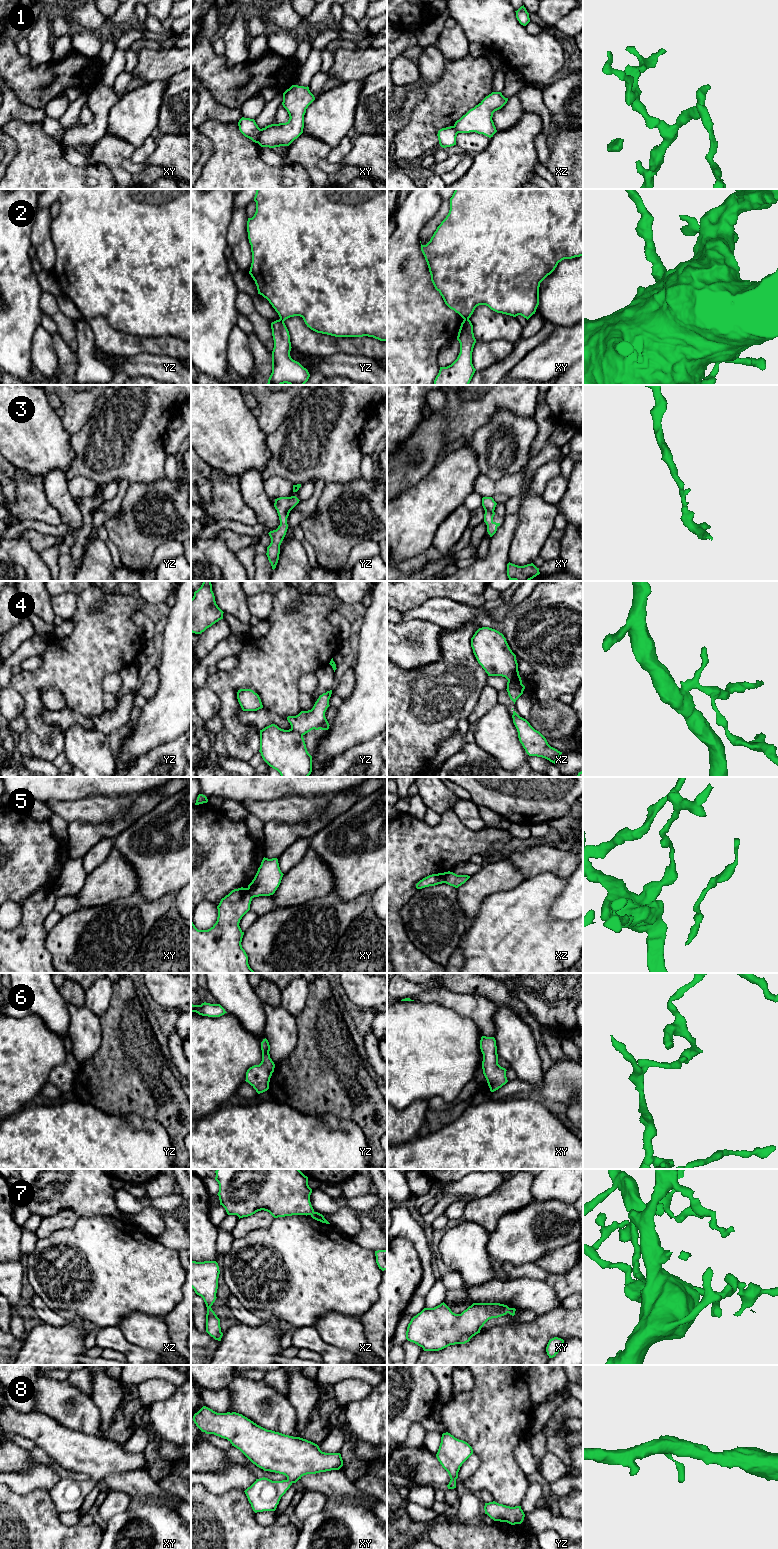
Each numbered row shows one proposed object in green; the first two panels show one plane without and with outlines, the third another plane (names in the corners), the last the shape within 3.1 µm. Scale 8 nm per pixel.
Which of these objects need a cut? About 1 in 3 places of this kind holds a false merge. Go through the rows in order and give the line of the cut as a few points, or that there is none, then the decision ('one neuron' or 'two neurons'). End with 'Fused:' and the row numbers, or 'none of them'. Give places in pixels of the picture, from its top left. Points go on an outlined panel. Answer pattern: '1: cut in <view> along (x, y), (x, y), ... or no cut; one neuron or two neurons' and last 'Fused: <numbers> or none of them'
1: cut in xy along (260, 129), (258, 143); two neurons
2: cut in xy along (464, 318), (468, 319); two neurons
3: no cut; one neuron
4: cut in xz along (521, 683), (507, 687); two neurons
5: cut in xz along (447, 872), (444, 882); two neurons
6: no cut; one neuron
7: no cut; one neuron
8: no cut; one neuron
Fused: 1, 2, 4, 5

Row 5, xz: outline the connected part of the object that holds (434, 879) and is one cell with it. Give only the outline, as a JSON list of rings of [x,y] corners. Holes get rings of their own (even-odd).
[[[447,872],[429,875],[423,878],[422,880],[420,880],[416,884],[416,888],[422,889],[425,887],[435,886],[438,884],[445,883],[446,875],[447,875]]]

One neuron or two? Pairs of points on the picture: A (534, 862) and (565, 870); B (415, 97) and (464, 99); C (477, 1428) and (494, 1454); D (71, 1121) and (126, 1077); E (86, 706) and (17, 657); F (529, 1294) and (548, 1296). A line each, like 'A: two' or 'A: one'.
A: one
B: two
C: one
D: two
E: two
F: one

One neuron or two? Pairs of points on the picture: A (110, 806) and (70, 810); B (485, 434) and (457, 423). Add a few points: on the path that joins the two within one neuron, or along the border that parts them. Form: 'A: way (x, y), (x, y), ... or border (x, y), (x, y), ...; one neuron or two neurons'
A: way (100, 809), (80, 810); one neuron
B: border (493, 415), (468, 440); two neurons

